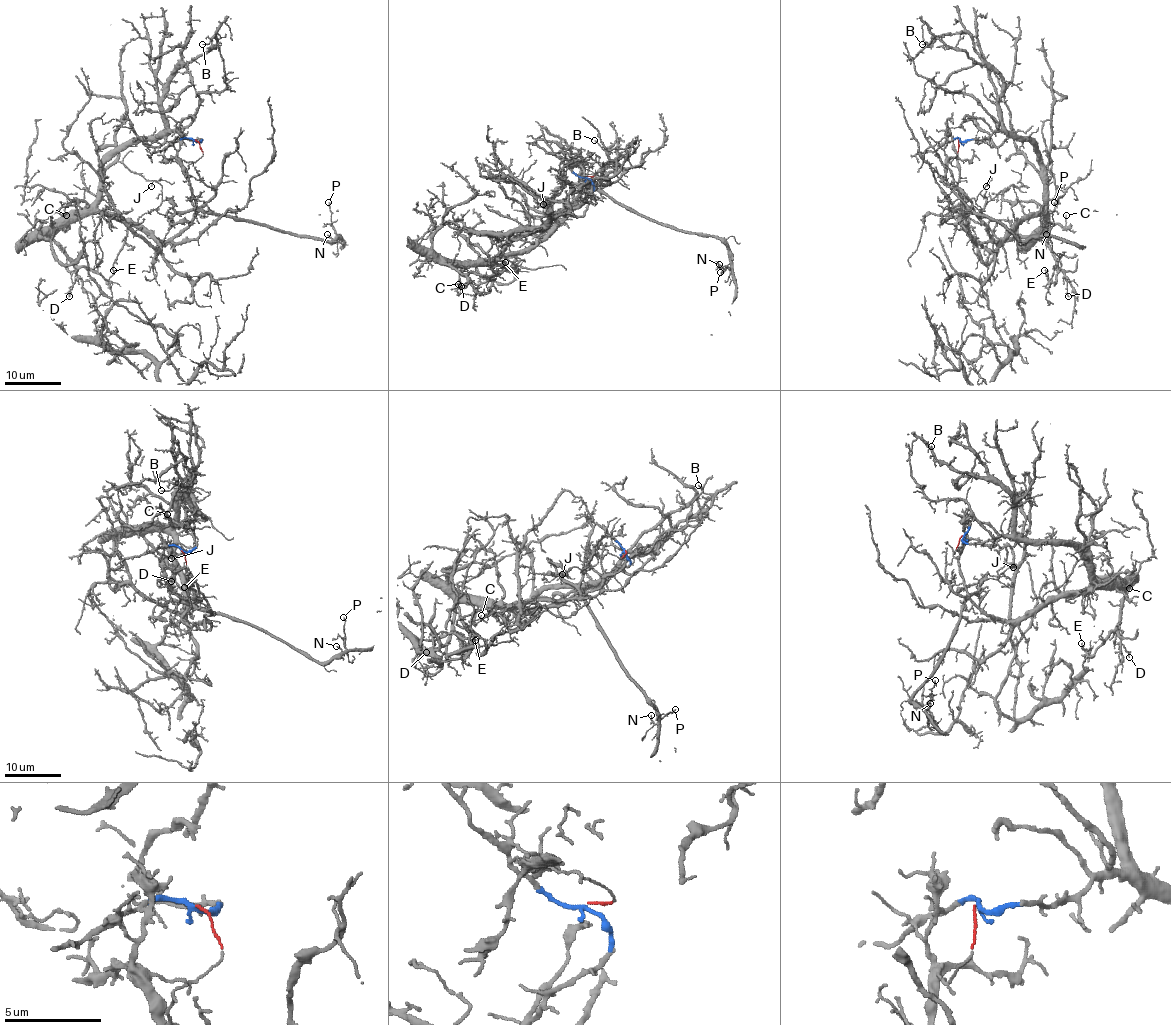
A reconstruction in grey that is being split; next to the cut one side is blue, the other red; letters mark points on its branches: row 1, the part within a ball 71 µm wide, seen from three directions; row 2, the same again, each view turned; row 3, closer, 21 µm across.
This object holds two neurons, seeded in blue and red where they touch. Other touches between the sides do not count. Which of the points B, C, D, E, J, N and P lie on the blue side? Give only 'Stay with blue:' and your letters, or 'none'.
Stay with blue: B, C, D, E

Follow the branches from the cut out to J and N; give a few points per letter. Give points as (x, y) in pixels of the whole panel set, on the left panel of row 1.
J: (194, 139), (203, 155), (183, 161), (181, 170), (196, 206), (176, 210), (162, 199), (162, 186), (152, 186)
N: (194, 139), (203, 155), (183, 161), (181, 170), (200, 209), (298, 236), (331, 241), (339, 236), (327, 234)

